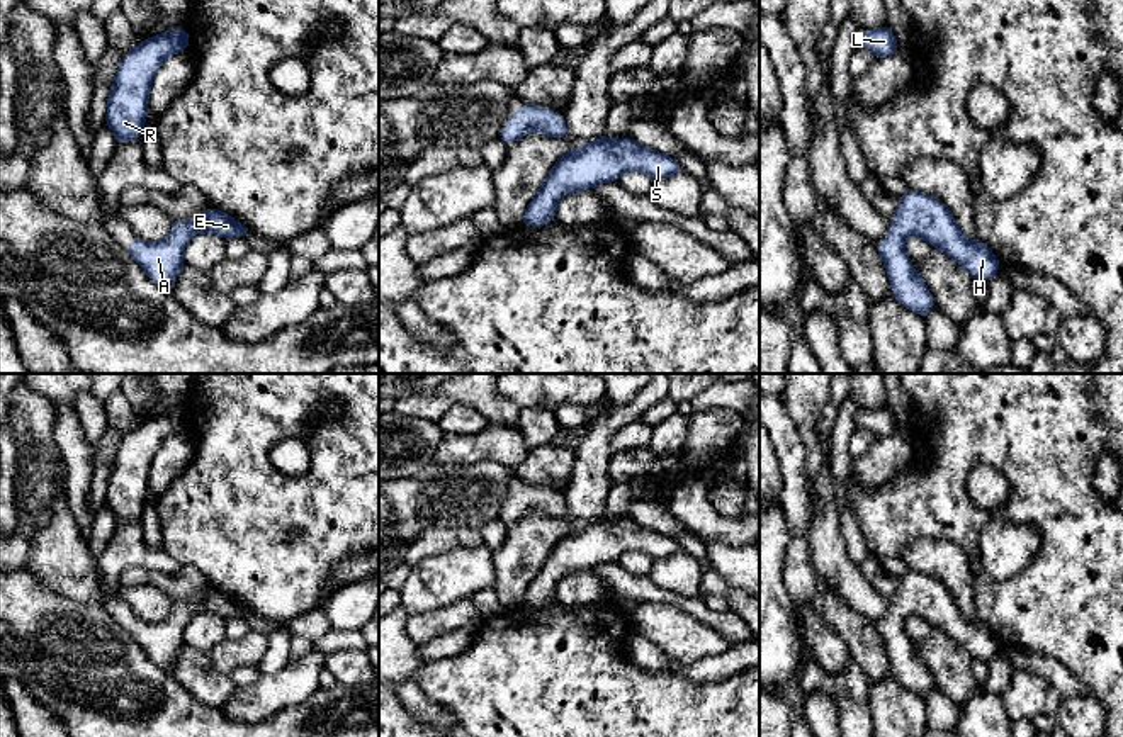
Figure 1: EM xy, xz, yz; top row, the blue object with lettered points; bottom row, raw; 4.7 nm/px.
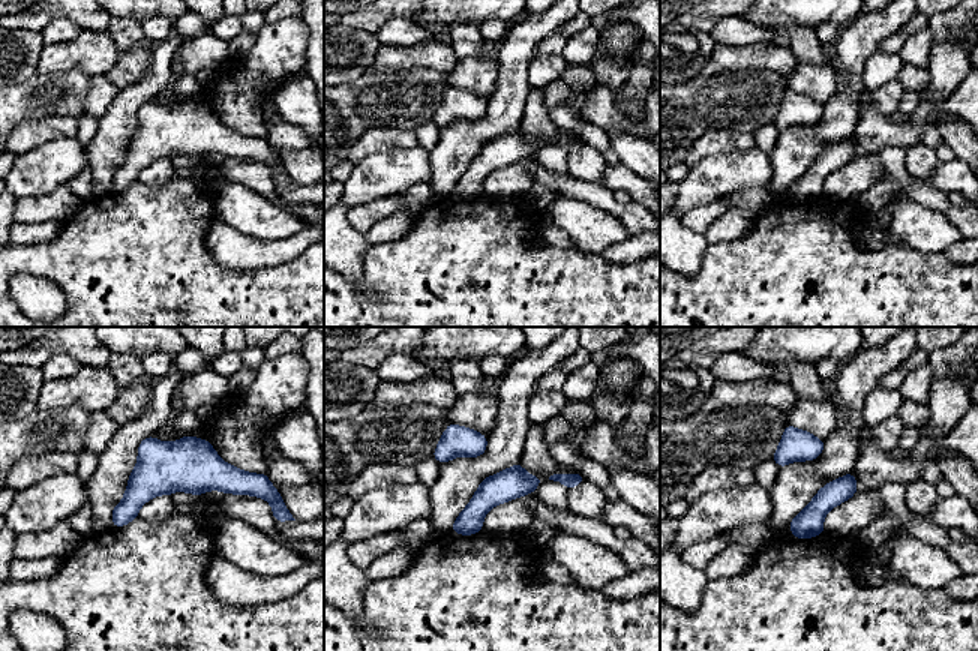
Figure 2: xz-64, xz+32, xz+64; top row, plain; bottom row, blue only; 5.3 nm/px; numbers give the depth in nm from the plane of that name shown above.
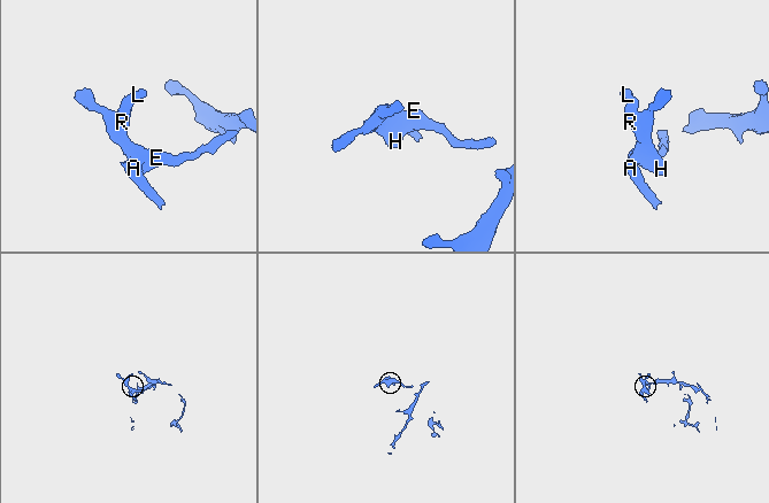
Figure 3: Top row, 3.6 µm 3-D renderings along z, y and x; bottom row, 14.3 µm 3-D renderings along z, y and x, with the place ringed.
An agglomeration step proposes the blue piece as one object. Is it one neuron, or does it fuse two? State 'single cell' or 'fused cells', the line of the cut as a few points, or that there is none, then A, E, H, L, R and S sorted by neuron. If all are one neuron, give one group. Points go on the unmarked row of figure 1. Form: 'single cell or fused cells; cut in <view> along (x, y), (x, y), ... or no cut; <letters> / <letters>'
single cell; no cut; A E H L R S

